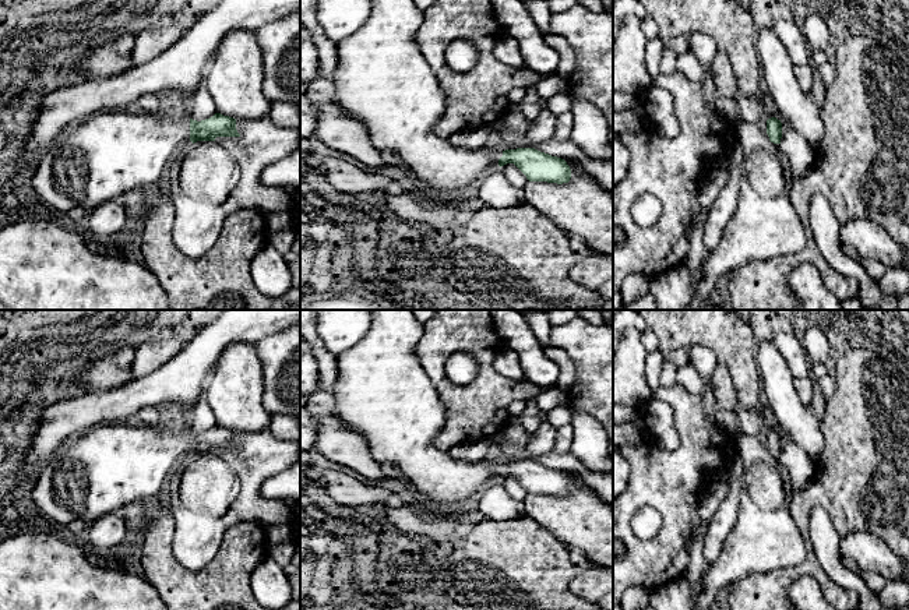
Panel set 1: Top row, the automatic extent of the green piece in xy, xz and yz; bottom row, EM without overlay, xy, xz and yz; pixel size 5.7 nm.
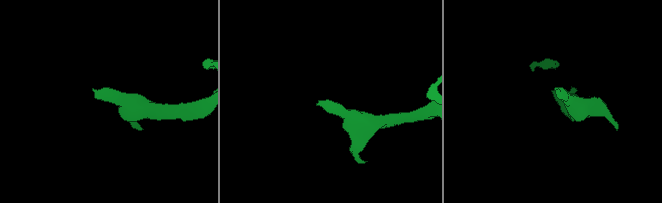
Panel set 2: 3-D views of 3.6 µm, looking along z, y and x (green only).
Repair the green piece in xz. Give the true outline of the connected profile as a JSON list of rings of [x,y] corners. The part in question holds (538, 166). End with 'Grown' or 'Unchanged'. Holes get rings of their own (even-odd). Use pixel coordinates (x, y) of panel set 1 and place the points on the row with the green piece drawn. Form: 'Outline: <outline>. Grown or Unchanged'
Outline: [[[371,0],[369,20],[350,36],[337,42],[338,64],[332,74],[335,102],[348,117],[362,121],[373,144],[385,155],[398,156],[408,170],[419,177],[426,190],[450,191],[465,188],[486,172],[514,163],[529,181],[568,183],[571,169],[561,158],[535,148],[493,151],[464,148],[437,137],[433,130],[445,110],[445,95],[438,85],[416,34],[423,22],[423,10],[413,0]]]. Grown

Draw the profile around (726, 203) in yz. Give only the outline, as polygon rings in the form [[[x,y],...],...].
[[[736,140],[727,154],[729,181],[716,195],[704,226],[704,246],[708,251],[716,248],[723,236],[723,230],[737,212],[740,197],[740,166],[744,158],[746,155]]]

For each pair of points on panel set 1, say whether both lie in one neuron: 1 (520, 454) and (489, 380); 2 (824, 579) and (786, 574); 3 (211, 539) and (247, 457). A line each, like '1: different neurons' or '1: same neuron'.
1: different neurons
2: same neuron
3: same neuron

